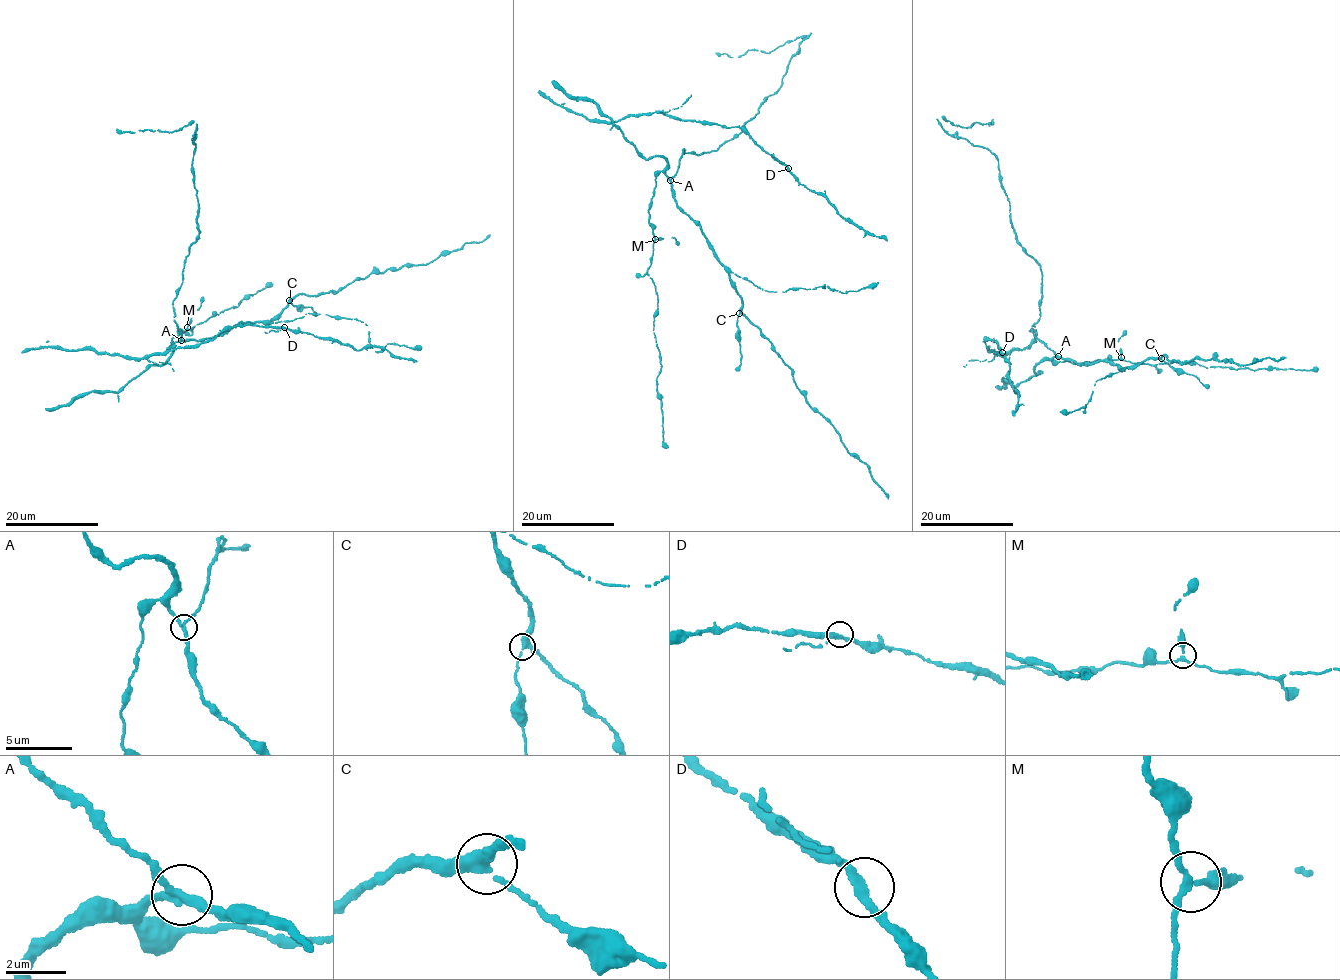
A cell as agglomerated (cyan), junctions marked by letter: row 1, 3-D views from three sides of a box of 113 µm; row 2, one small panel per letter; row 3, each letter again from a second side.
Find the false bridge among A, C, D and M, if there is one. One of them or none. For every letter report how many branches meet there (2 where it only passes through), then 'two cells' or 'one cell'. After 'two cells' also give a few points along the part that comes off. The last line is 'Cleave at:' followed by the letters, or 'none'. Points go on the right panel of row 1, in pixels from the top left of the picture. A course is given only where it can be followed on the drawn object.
A: 3 | two cells | (1058, 356), (1031, 329), (1042, 272), (1018, 242), (998, 158), (938, 121), (964, 128), (992, 119)
C: 3 | one cell
D: 3 | one cell
M: 3 | one cell
Cleave at: A

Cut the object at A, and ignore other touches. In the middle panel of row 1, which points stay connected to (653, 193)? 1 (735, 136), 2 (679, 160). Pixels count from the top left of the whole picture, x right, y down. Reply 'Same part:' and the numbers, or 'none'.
Same part: none

